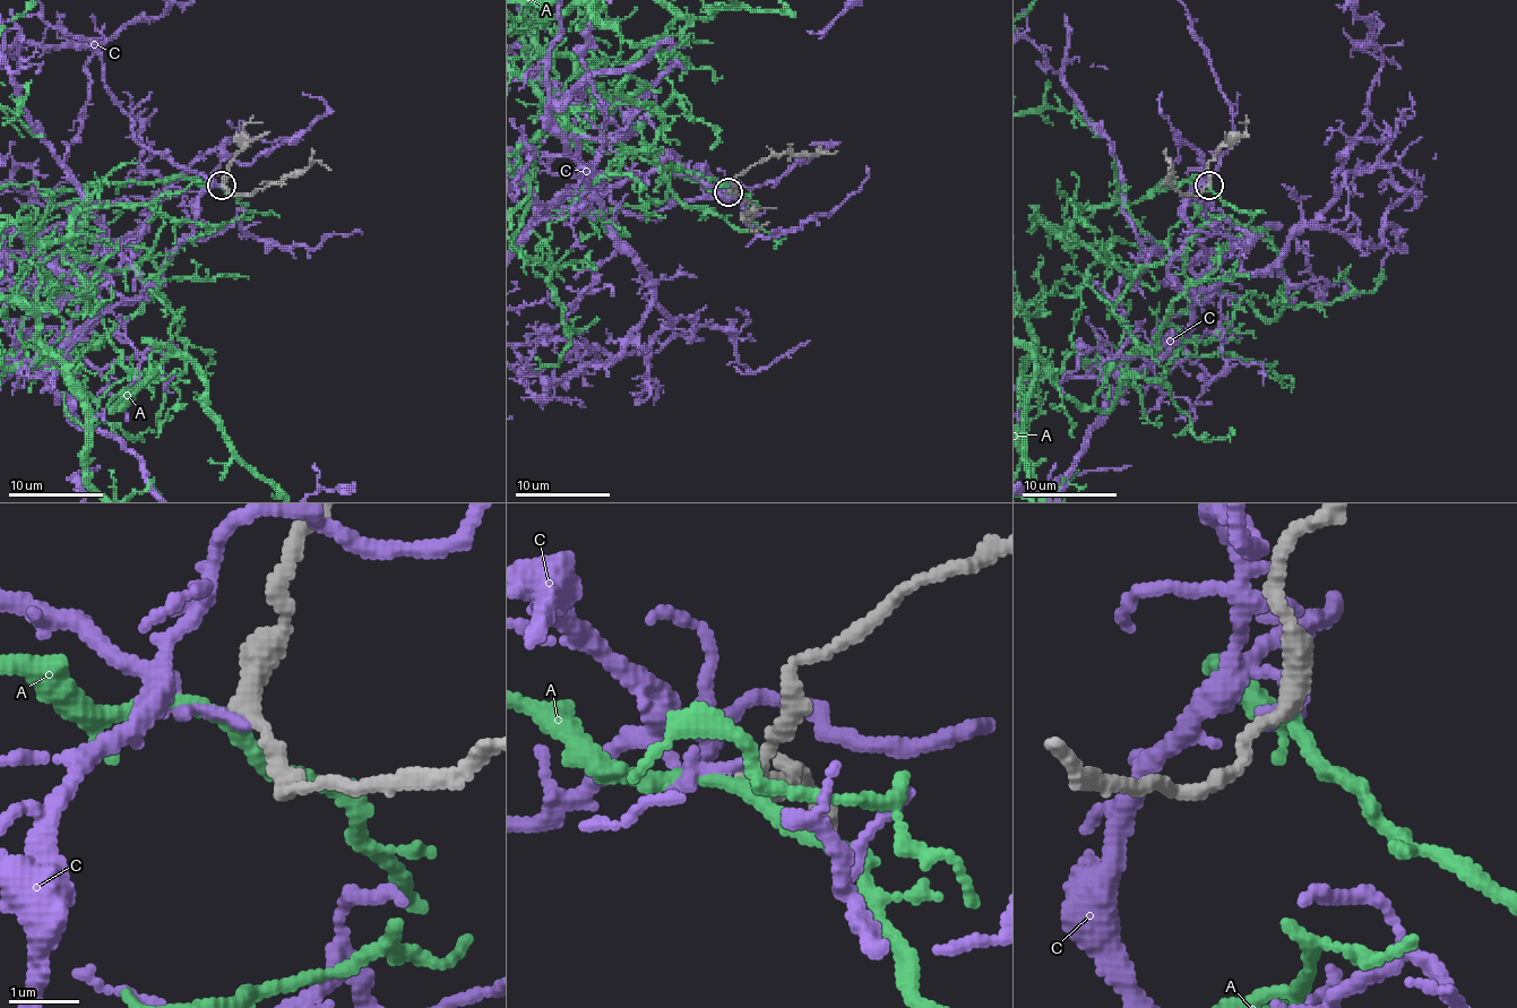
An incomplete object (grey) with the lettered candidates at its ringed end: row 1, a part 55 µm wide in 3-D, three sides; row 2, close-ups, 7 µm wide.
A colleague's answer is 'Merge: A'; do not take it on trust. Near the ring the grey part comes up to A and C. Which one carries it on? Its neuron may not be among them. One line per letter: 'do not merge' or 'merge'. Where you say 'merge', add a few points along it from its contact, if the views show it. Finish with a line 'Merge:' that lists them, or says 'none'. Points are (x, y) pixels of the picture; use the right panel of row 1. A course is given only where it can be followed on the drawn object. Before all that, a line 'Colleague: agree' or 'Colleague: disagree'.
Colleague: disagree
A: do not merge
C: do not merge
Merge: none

